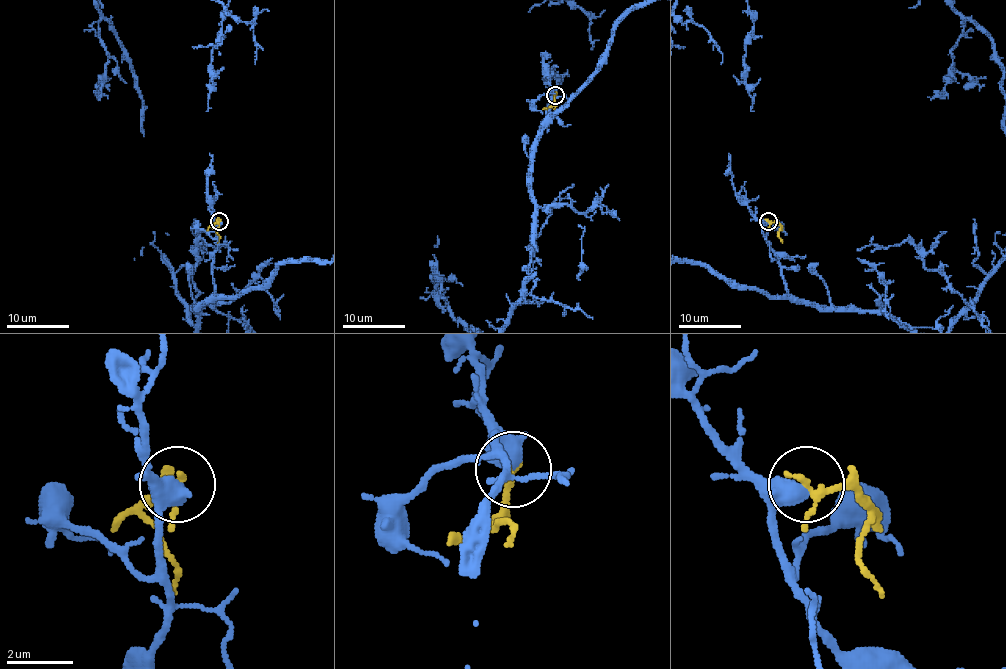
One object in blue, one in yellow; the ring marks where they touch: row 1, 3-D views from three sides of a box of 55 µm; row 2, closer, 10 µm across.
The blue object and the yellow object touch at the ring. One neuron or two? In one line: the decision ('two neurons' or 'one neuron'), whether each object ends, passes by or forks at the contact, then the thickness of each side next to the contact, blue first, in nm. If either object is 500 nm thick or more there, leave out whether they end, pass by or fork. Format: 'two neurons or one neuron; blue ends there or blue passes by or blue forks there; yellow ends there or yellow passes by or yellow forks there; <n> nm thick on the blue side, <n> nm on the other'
two neurons; 600 nm thick on the blue side, 190 nm on the other

